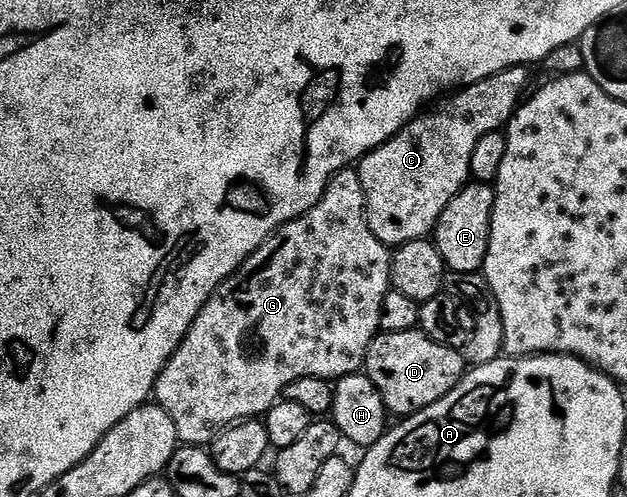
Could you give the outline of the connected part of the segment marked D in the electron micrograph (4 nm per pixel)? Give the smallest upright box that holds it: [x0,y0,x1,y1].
[364,329,468,416]

